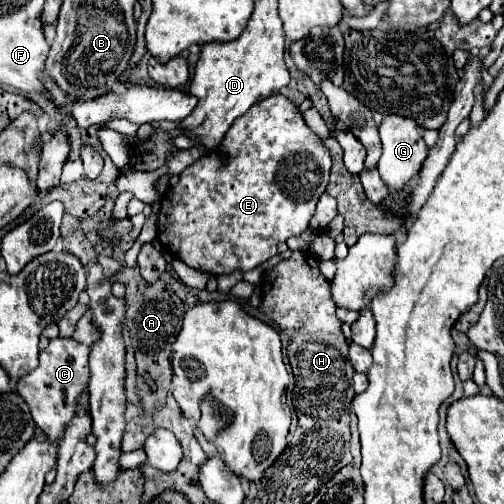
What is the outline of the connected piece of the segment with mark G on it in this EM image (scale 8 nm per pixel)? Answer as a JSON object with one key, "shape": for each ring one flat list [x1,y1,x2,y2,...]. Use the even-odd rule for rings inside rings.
{"shape":[[393,113,393,115,383,117,383,121,379,125,379,137,381,137,381,145,383,145,383,153,381,153,381,159,377,165,381,179,387,183,389,189,401,191,423,169,425,157,429,153,429,149,423,141,423,129,417,125,417,121]]}

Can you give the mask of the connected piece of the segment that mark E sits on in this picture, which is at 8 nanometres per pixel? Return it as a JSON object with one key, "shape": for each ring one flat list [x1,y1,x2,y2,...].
{"shape":[[281,93,271,95,271,97,263,99,261,103,257,103,253,109,249,109,249,113,245,113,245,117,239,117,233,123,233,127,225,133,219,149,211,151,209,155,205,155,199,161,195,161,193,165,189,165,181,173,179,183,163,193,161,209,159,209,159,221,157,221,157,239,161,241,165,251,169,251,173,257,181,259,183,263,187,263,193,269,199,269,199,271,205,271,205,273,213,273,213,275,231,273,235,269,251,271,251,269,259,267,261,263,265,263,267,259,275,257,279,243,285,243,293,235,301,235,309,227,309,221,311,221,311,217,315,213,315,205,317,205,319,197,325,193,325,189,327,189,329,169,331,169,331,157,329,157,329,153,325,153,325,147,319,143,319,137,305,125,303,115,299,113,299,107,295,103,291,103,287,97,283,97]]}

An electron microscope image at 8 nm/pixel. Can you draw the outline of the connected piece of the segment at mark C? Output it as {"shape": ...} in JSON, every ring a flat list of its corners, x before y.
{"shape":[[53,339,47,349,39,351,39,367,17,381,17,393,29,405,29,411,41,431,45,431,53,441,65,431,65,425,75,413,77,395,89,383,89,349,73,339]]}

